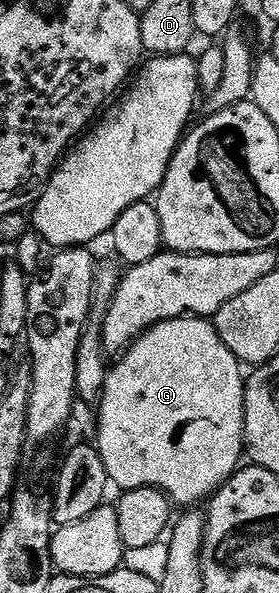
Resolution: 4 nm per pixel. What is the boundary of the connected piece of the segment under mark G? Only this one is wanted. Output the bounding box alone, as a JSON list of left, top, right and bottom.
[96,317,246,505]

